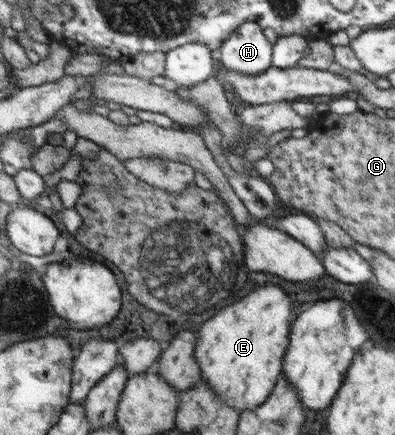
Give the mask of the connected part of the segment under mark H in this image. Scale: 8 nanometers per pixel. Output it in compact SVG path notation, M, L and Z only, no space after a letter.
M246 21L233 31L219 55L221 67L243 75L259 75L272 66L271 43L254 21Z

